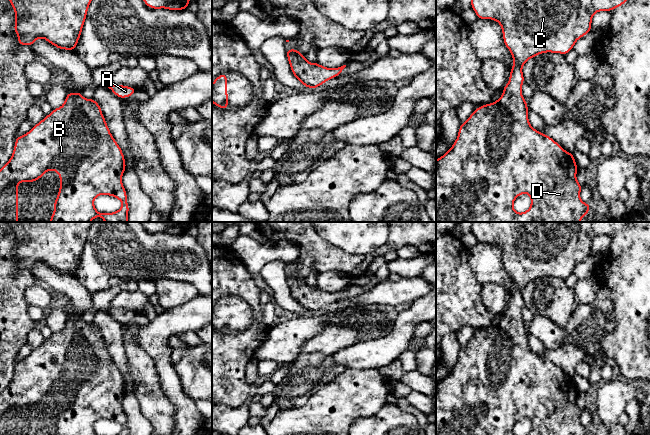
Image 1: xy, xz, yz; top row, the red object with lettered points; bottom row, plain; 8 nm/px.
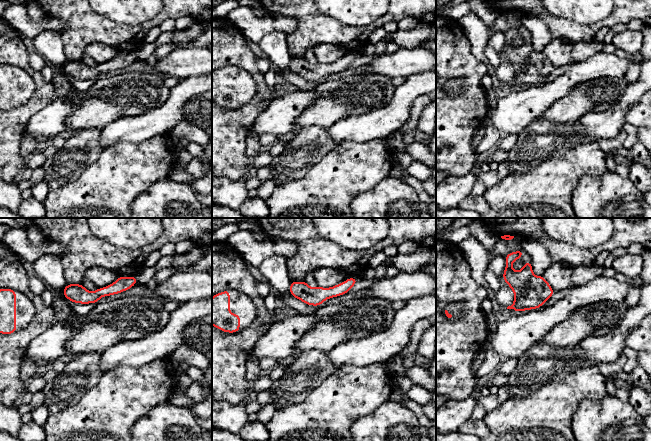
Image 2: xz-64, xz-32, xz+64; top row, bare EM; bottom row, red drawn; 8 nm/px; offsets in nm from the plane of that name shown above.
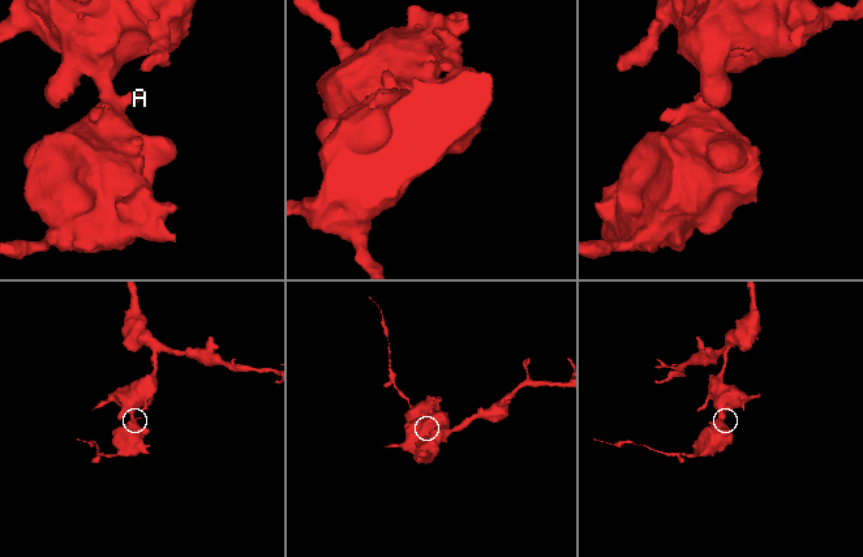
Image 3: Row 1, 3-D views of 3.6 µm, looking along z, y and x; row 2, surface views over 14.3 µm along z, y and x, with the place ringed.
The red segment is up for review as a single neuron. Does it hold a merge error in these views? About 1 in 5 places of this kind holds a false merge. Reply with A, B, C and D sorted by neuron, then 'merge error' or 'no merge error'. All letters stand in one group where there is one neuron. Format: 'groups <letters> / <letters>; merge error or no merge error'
groups A B C D; no merge error

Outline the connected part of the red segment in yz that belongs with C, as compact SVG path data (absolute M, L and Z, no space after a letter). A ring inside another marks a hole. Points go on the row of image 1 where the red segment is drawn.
M471 0L471 7L478 19L491 19L500 24L504 44L513 57L513 68L510 70L510 78L508 84L503 88L504 92L501 97L494 103L475 108L470 117L460 125L458 137L450 150L436 160L436 222L580 222L588 214L591 205L584 203L580 199L582 186L576 179L578 167L573 153L565 151L551 137L533 129L530 125L527 101L522 96L522 84L525 82L522 67L530 58L542 53L551 52L566 55L573 49L578 39L591 32L592 17L596 12L612 11L626 1L628 0ZM523 193L527 193L530 196L531 206L526 212L517 213L513 208L513 203Z

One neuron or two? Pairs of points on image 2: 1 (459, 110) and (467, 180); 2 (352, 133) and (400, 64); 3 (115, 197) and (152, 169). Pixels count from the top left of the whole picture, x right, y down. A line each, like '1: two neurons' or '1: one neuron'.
1: two neurons
2: two neurons
3: one neuron

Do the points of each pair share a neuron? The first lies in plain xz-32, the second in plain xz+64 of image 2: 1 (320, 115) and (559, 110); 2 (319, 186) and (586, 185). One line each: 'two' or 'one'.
1: one
2: two

